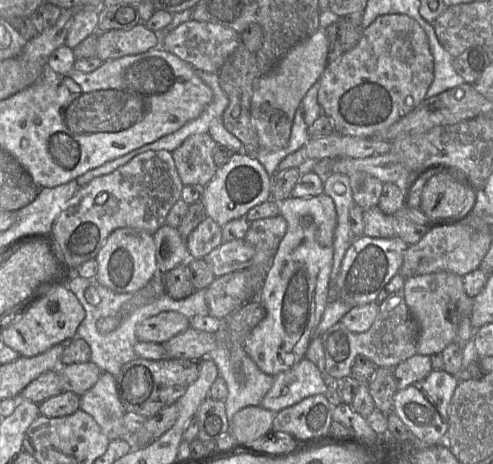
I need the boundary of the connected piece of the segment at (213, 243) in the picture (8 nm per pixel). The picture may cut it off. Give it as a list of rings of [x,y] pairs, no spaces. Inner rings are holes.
[[[206,217],[186,240],[189,258],[203,259],[222,243],[222,227],[210,217]]]

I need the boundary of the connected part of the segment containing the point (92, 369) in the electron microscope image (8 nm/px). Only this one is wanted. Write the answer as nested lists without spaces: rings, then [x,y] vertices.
[[[91,361],[60,365],[57,370],[62,390],[71,391],[78,396],[91,389],[102,374],[100,368]]]

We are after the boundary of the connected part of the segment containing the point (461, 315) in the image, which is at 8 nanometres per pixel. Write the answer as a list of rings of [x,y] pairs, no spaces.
[[[448,271],[414,275],[405,279],[403,289],[407,307],[419,327],[417,354],[441,353],[454,341],[460,322],[472,312],[473,298],[465,292],[463,276]]]

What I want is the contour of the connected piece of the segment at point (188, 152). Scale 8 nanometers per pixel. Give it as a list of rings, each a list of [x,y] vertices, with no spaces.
[[[208,133],[194,134],[171,152],[183,185],[205,187],[214,178],[218,169],[213,158],[216,145]]]

